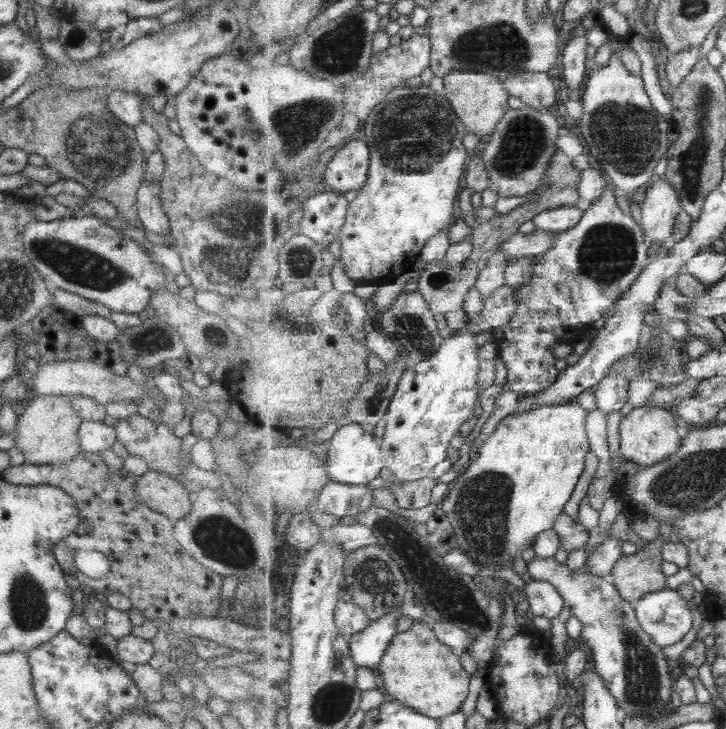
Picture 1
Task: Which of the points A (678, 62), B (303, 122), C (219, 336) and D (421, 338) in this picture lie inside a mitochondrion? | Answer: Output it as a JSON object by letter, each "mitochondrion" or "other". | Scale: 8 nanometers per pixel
{"A":"other","B":"mitochondrion","C":"mitochondrion","D":"mitochondrion"}

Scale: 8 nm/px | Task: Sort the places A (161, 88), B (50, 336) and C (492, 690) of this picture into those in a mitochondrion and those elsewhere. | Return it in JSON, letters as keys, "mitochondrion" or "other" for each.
{"A":"other","B":"other","C":"other"}

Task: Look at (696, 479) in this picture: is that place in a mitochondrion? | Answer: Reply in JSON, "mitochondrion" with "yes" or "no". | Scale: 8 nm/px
{"mitochondrion":"yes"}

